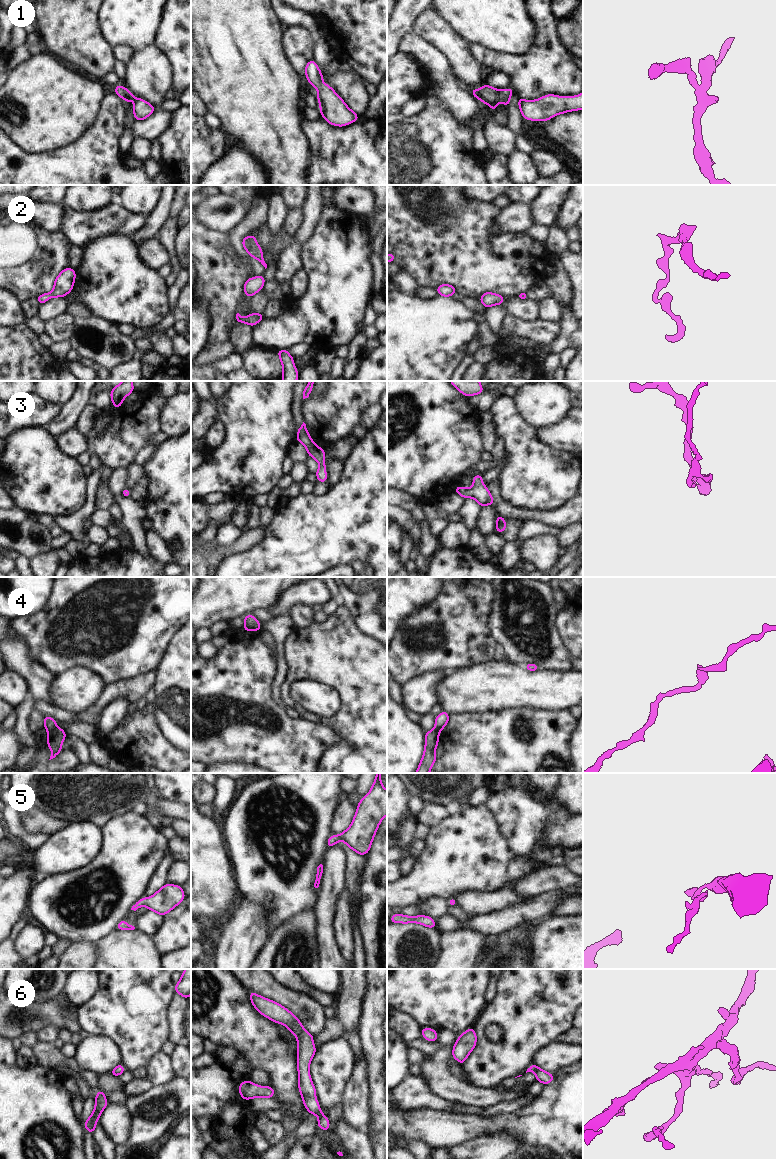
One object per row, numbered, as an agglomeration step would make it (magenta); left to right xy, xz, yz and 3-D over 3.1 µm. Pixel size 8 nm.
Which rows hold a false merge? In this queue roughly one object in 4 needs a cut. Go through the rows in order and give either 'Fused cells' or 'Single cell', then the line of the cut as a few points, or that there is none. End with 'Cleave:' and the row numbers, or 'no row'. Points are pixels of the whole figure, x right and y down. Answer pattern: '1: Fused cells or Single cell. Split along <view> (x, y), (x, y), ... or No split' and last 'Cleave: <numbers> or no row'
1: Single cell. No split
2: Single cell. No split
3: Single cell. No split
4: Fused cells. Split along xy (56, 727), (48, 732)
5: Single cell. No split
6: Single cell. No split
Cleave: 4

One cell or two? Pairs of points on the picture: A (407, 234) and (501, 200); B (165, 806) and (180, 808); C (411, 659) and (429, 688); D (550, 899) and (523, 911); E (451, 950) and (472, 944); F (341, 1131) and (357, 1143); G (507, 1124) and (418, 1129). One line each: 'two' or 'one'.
A: two
B: one
C: two
D: one
E: one
F: one
G: one

